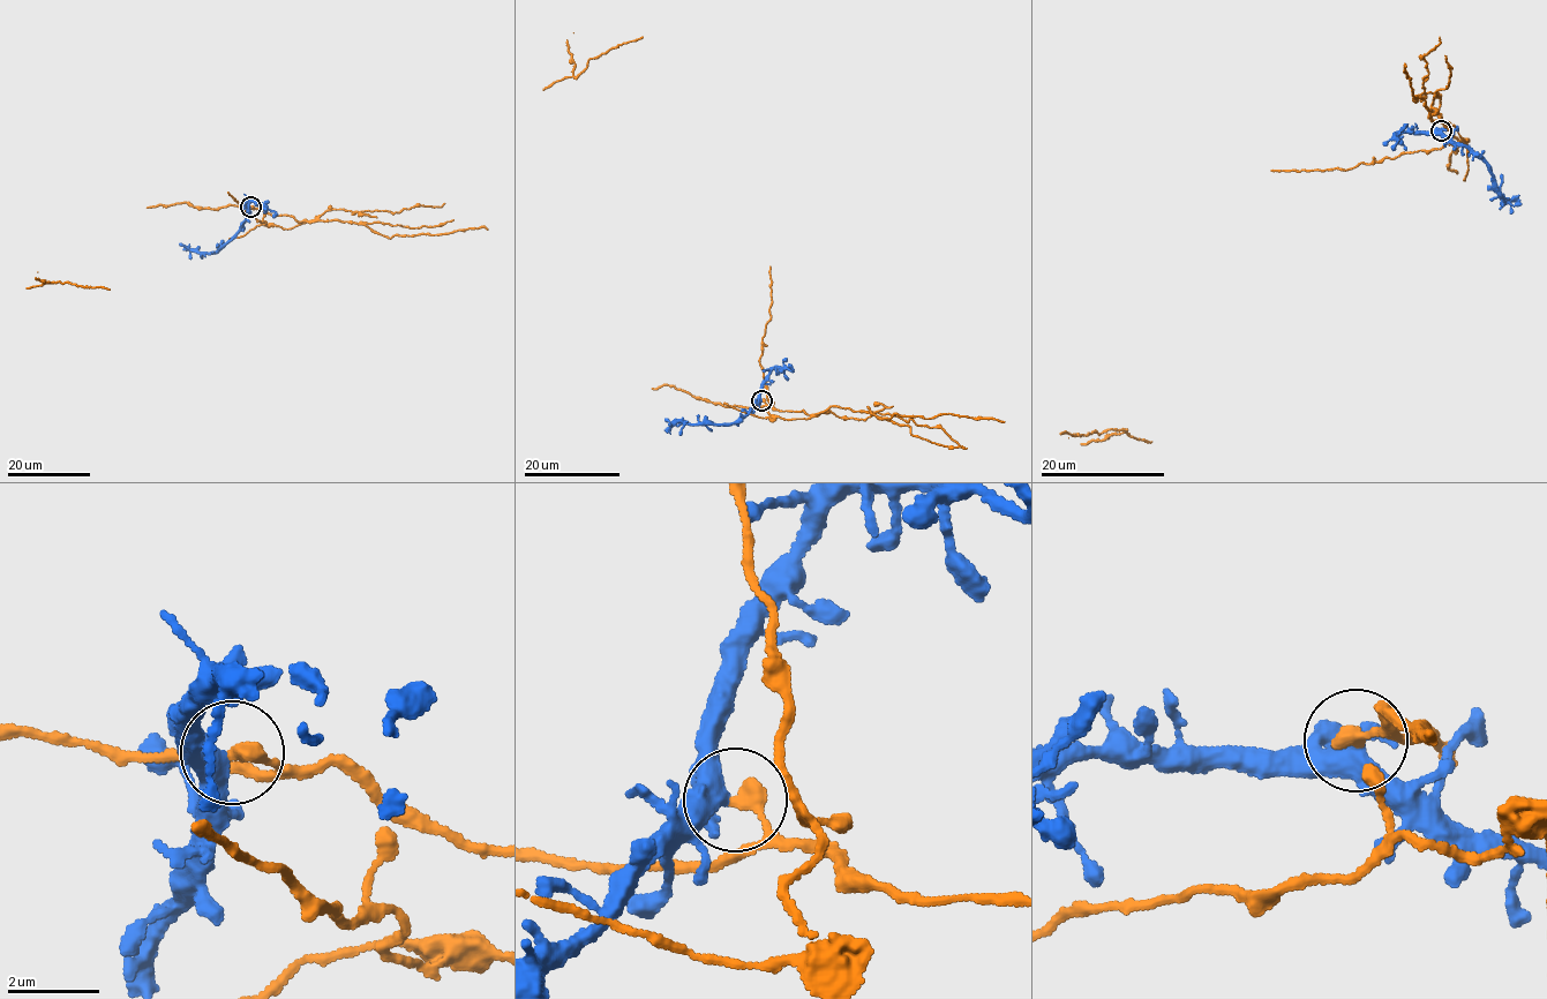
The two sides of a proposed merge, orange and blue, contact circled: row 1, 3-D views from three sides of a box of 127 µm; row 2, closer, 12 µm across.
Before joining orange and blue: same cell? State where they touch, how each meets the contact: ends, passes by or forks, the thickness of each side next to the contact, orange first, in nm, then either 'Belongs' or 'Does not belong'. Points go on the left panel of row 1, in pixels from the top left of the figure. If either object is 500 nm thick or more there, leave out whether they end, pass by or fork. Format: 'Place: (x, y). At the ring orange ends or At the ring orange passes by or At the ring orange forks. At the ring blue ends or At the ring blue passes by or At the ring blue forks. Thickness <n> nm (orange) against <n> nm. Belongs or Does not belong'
Place: (250, 207). At the ring orange ends. At the ring blue passes by. Thickness 400 nm (orange) against 400 nm. Does not belong

